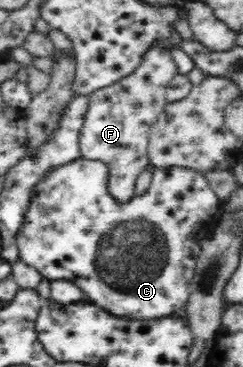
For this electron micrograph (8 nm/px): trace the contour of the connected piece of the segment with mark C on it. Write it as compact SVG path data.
M80 157L70 164L51 168L45 174L45 178L36 185L36 188L33 188L32 200L28 212L25 214L24 224L16 238L20 260L36 268L43 277L50 281L68 280L73 282L86 296L87 302L93 303L113 316L127 316L127 318L135 318L135 320L153 320L153 318L161 319L165 316L181 314L183 312L182 306L185 306L189 300L190 280L193 278L196 260L201 252L199 240L195 240L195 236L201 231L209 232L211 226L217 223L219 214L223 209L222 202L215 195L207 177L202 172L190 168L167 167L155 168L147 192L141 196L135 195L129 202L121 205L108 192L109 167L107 166L108 164L102 160L88 160L88 158Z

